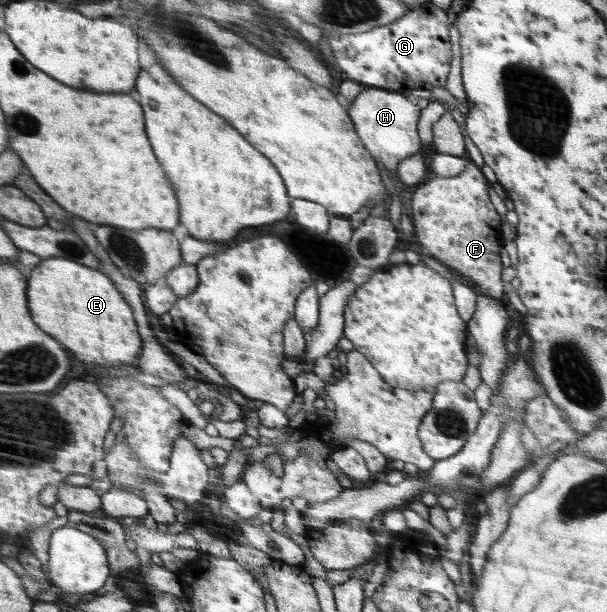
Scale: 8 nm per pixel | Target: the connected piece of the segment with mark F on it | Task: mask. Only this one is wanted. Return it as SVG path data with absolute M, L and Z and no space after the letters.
M469 161L458 176L425 179L414 192L410 208L413 239L440 263L472 280L479 293L500 301L504 288L500 251L504 240L500 234L500 216L488 198L488 182L480 167Z

